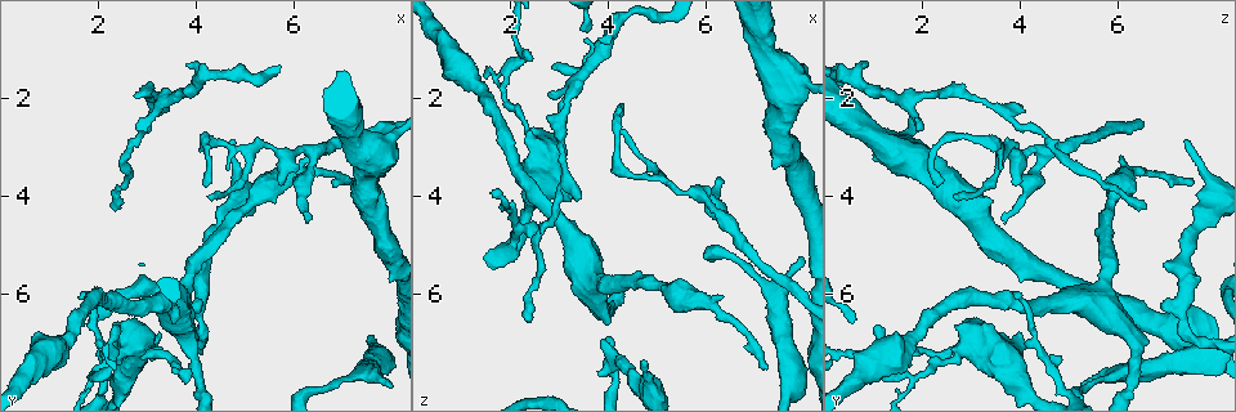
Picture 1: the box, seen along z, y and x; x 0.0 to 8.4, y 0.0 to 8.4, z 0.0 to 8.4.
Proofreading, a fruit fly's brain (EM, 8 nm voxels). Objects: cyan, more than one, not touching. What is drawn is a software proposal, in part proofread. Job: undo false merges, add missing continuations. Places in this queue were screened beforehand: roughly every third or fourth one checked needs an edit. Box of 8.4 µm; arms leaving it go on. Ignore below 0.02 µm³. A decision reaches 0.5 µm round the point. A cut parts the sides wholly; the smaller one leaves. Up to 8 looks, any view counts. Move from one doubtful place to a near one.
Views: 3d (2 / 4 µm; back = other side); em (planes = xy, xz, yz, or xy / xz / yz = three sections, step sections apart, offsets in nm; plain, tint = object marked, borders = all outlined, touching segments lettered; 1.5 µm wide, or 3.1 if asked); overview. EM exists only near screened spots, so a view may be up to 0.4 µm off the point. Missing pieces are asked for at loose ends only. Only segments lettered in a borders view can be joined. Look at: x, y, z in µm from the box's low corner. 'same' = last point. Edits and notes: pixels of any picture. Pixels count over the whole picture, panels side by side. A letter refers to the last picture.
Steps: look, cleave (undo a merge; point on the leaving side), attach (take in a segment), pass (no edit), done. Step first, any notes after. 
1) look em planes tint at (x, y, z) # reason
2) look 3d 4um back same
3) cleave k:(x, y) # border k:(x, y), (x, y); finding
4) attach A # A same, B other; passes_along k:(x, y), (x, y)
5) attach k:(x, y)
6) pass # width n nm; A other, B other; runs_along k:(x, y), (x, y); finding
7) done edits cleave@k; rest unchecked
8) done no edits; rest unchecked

look 3d 2um at (7.25, 3.65, 7.55)

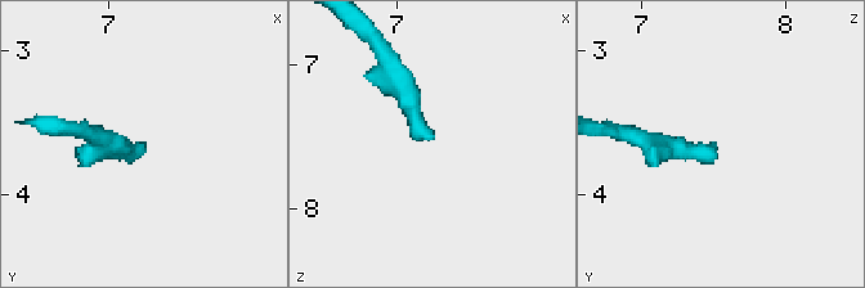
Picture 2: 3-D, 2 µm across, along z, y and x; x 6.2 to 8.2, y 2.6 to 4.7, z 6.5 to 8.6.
look em planes borders at (7.24, 3.64, 7.52)

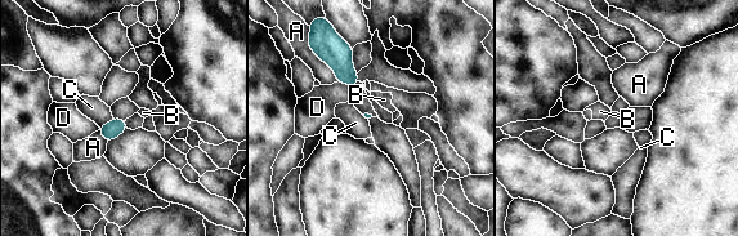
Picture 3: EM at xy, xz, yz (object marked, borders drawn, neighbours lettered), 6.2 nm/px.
pass # A other, B other, C other, D other; border 3:(113, 119), (99, 128); none of them fits

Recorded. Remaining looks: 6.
look em planes borders at (2.45, 4.25, 6.60) # end of a long branch

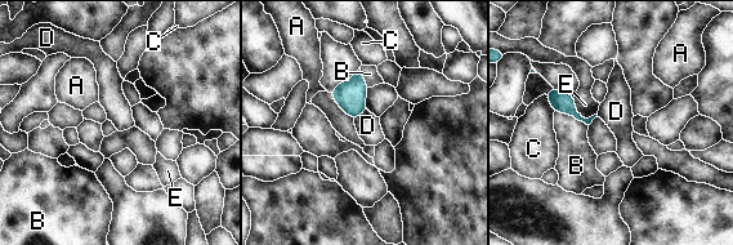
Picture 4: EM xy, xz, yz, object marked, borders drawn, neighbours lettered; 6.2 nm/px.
pass # A other, B other, C other, D other, E other; border 4:(366, 108), (353, 119); none of them fits

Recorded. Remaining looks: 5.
look em xz step 8 borders at (2.85, 2.70, 1.85) # branch stops here

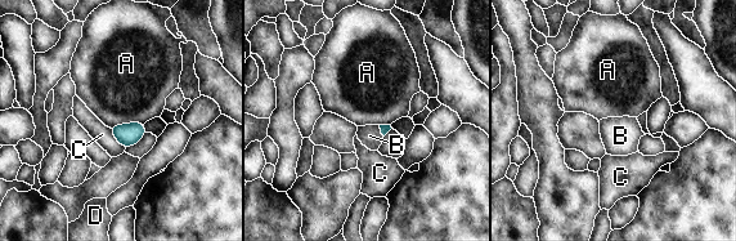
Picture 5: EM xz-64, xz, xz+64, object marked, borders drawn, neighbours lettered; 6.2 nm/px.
pass # A other, B other, C other, D other; border 5:(143, 123), (113, 124), (110, 128); no lettered segment goes on from it

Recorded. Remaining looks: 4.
done no edits; rest unchecked

